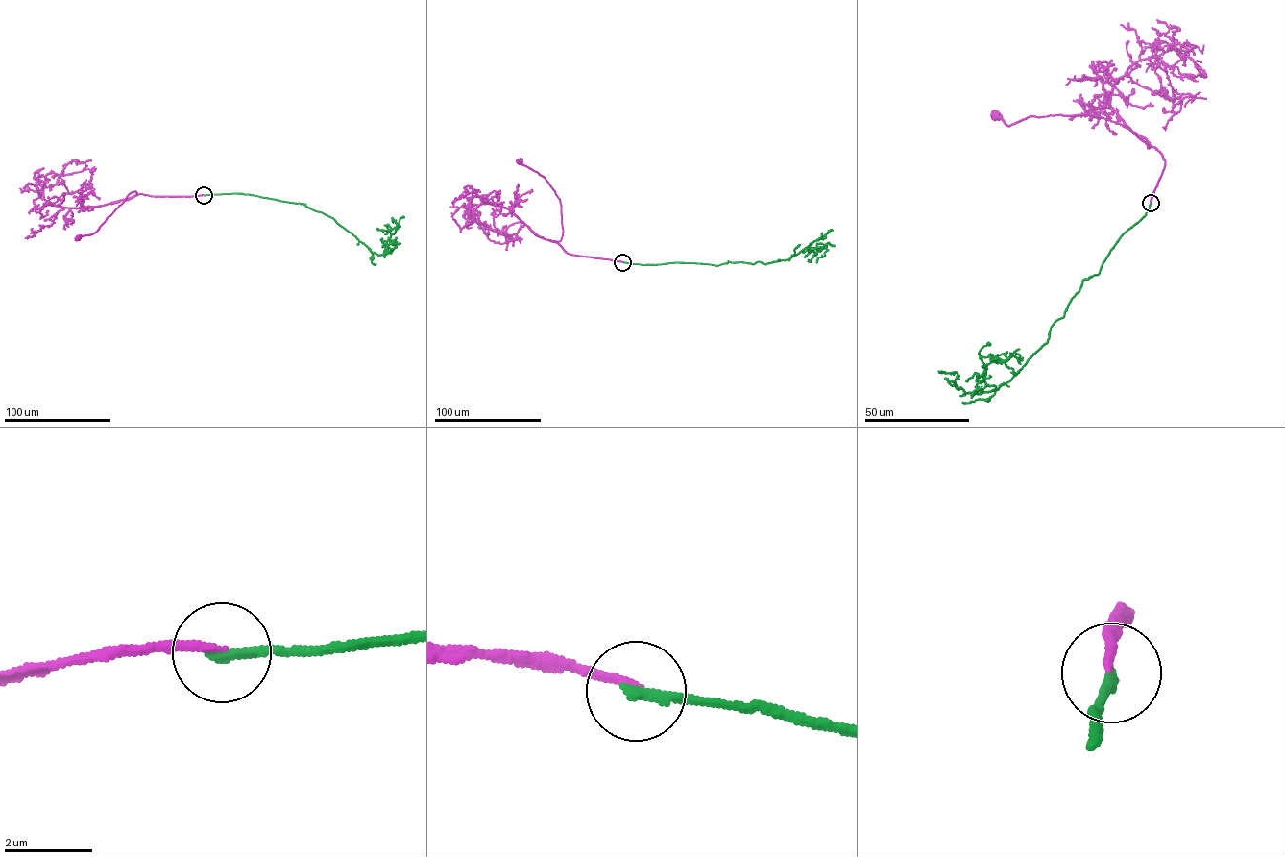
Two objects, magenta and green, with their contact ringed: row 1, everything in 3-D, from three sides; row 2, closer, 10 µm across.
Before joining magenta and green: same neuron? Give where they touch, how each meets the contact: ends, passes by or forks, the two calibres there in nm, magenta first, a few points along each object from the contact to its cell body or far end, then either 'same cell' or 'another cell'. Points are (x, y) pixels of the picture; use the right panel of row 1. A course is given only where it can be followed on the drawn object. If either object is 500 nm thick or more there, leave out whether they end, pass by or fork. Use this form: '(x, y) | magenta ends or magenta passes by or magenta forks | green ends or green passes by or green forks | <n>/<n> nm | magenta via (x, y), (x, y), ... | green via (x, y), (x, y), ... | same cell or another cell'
(1151, 203) | magenta ends | green ends | 200/240 nm | magenta via (1151, 203), (1165, 160), (1129, 129), (1085, 113), (1033, 115), (1009, 125), (996, 114) | green via (1151, 203), (1046, 343), (1010, 380), (974, 394), (985, 385), (982, 356), (1022, 360) | another cell

